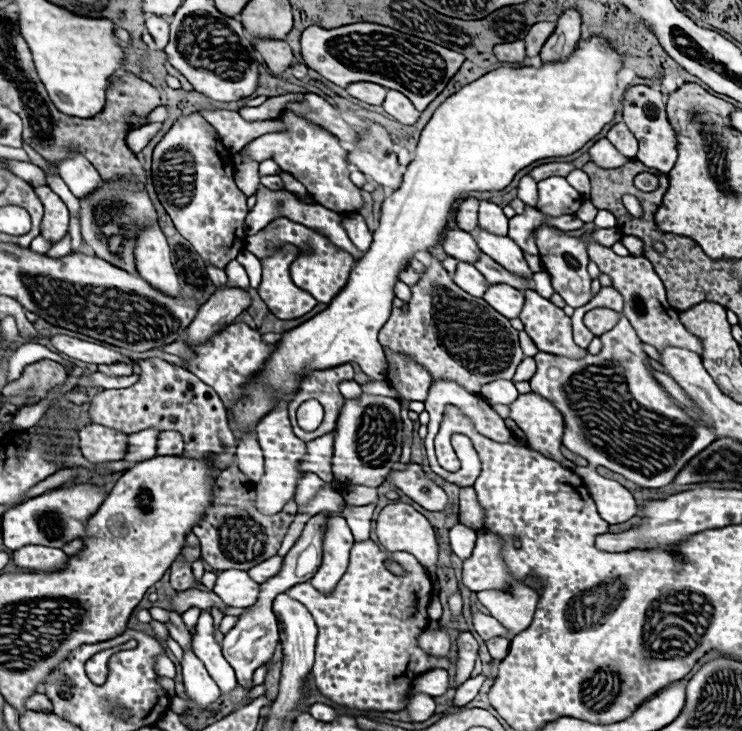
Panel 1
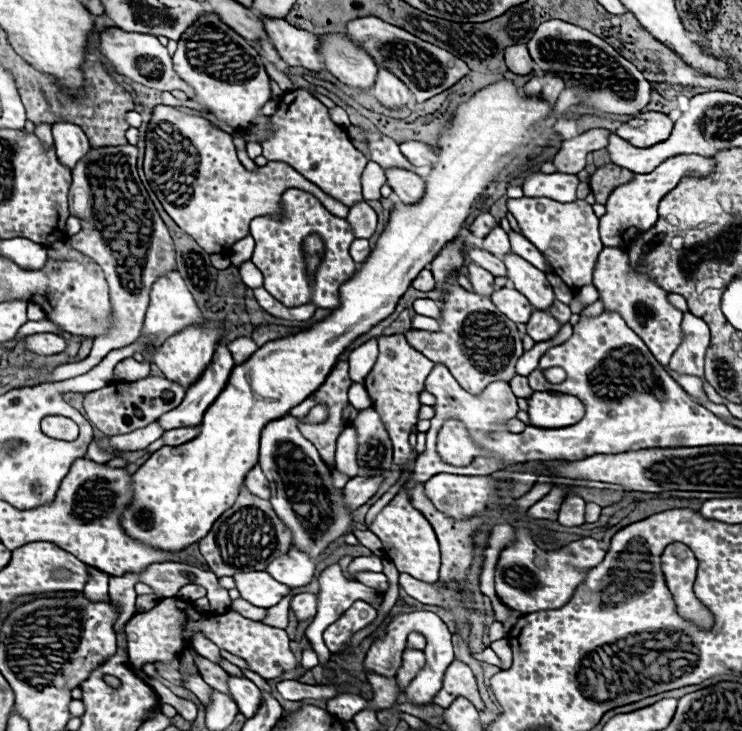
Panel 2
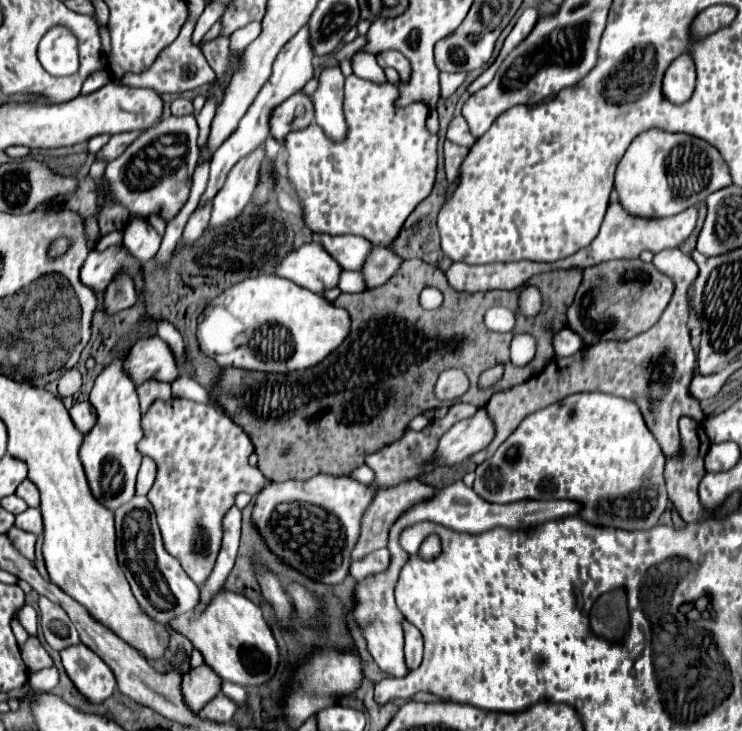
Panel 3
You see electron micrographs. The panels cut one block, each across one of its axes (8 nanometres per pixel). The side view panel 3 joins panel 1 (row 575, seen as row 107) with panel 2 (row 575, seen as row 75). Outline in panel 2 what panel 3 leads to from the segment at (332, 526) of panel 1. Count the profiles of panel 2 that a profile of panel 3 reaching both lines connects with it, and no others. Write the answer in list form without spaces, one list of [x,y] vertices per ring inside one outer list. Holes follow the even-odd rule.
[[[338,564],[328,566],[328,568],[320,574],[318,582],[320,582],[320,592],[318,592],[318,614],[314,616],[314,622],[312,622],[312,624],[308,626],[308,630],[306,630],[306,638],[312,642],[312,646],[314,646],[316,654],[318,654],[318,658],[320,658],[320,664],[324,666],[324,676],[326,676],[328,680],[332,680],[334,672],[328,668],[328,660],[330,660],[332,654],[330,654],[330,650],[324,646],[322,632],[324,632],[330,624],[334,624],[356,600],[370,602],[370,604],[378,610],[378,608],[380,608],[380,602],[382,602],[382,594],[376,592],[376,590],[372,590],[372,588],[368,588],[368,586],[364,586],[364,584],[360,584],[360,582],[350,582],[350,580],[346,580],[346,578],[342,576],[342,570],[340,570]]]

